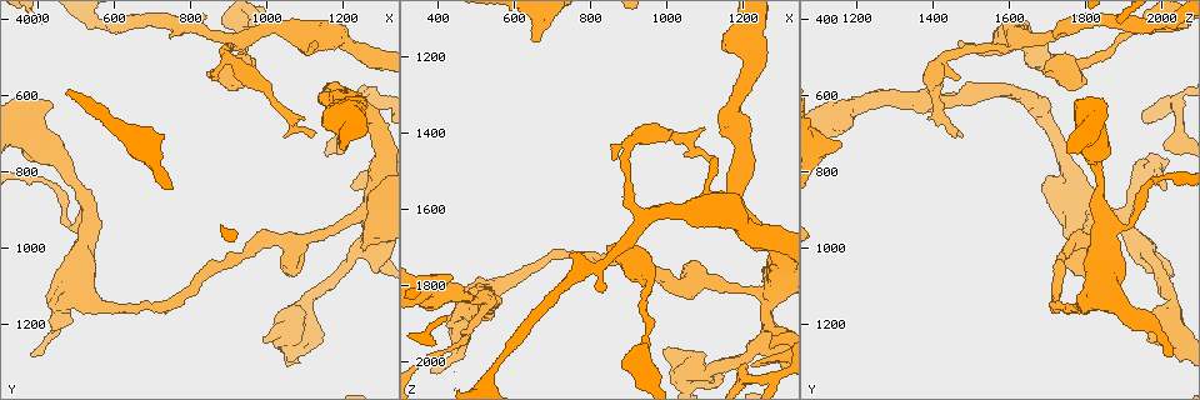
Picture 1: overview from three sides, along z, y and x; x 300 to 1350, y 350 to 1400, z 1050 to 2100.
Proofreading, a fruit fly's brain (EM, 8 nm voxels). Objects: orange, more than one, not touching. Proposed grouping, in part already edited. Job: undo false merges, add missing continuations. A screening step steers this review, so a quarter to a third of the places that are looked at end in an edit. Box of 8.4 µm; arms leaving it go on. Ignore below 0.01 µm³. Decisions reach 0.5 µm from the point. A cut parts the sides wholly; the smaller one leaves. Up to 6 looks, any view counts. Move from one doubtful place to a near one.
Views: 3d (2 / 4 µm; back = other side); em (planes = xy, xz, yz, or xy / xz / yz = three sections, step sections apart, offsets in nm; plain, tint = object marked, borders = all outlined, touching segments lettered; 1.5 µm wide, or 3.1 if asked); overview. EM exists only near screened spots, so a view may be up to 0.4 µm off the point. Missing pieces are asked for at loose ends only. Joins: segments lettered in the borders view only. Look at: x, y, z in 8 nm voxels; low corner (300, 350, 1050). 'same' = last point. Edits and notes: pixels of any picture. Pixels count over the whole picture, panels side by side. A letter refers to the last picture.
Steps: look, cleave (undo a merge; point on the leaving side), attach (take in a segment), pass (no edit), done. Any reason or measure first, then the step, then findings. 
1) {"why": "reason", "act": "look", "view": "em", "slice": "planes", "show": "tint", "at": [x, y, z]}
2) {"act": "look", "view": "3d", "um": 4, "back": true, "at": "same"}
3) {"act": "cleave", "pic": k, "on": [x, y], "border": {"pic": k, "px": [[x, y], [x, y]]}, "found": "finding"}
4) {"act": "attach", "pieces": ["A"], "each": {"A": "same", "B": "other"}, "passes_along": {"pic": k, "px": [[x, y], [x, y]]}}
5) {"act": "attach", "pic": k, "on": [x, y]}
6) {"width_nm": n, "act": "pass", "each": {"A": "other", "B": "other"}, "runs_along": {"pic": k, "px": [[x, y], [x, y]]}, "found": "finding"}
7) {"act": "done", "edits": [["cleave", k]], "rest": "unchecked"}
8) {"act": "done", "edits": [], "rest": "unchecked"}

{"why": "branch stops here", "act": "look", "view": "em", "slice": "planes", "show": "borders", "at": [385, 1285, 2020]}

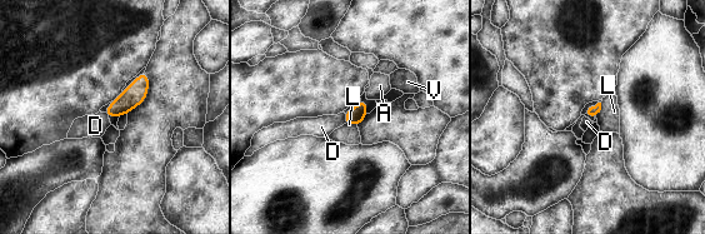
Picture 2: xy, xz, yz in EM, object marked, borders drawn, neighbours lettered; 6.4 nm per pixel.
{"act": "pass", "each": {"A": "other", "D": "other", "L": "other", "V": "other"}, "border": {"pic": 2, "px": [[344, 114], [345, 123]]}, "found": "none of them fits"}

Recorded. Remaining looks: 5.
{"why": "thin end", "act": "look", "view": "3d", "um": 4, "at": [1270, 770, 1965]}

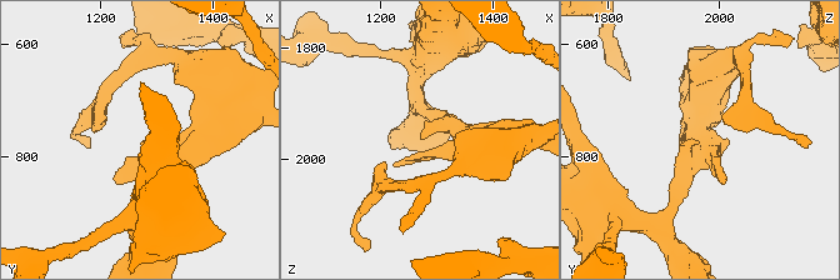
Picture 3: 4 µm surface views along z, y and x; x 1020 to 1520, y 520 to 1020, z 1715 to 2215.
{"why": "shape alone is not enough", "act": "look", "view": "em", "slice": "planes", "show": "borders", "at": [1275, 775, 1965]}

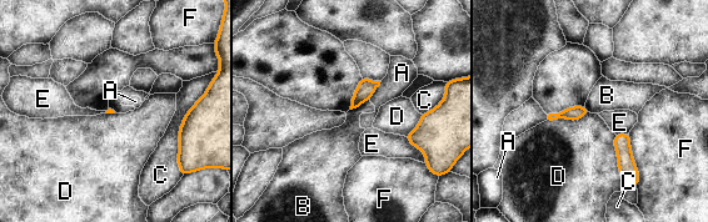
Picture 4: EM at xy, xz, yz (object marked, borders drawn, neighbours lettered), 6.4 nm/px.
{"act": "pass", "each": {"A": "other", "B": "other", "C": "other", "D": "other", "E": "other", "F": "other"}, "border": {"pic": 4, "px": [[614, 135], [617, 167], [624, 186]]}, "found": "no lettered segment goes on from it"}

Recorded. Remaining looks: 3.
{"why": "sudden change in width", "act": "look", "view": "3d", "um": 4, "back": true, "at": [960, 510, 1780]}

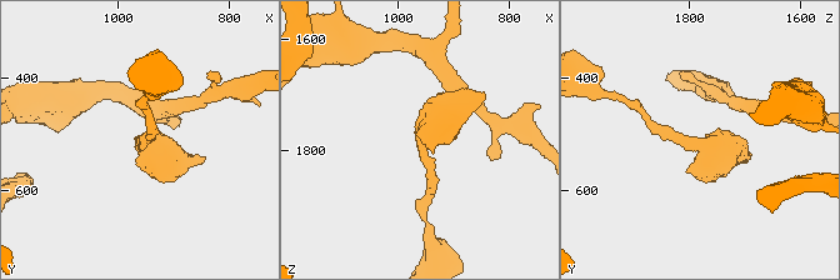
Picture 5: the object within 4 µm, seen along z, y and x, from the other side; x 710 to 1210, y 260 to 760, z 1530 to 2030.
{"act": "look", "view": "em", "slice": "xy", "step": 4, "show": "tint", "at": [960, 515, 1780]}

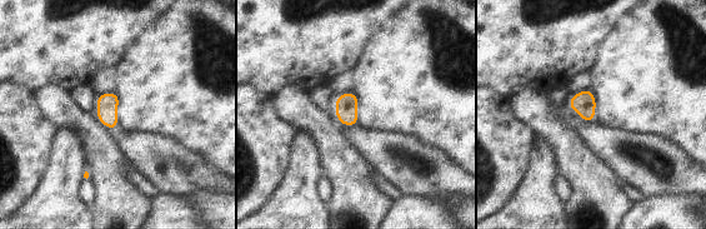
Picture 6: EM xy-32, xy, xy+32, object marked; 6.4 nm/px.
{"why": "another direction", "act": "look", "view": "em", "slice": "planes", "show": "borders", "at": "same"}

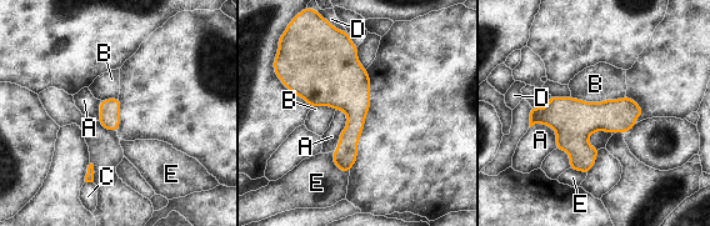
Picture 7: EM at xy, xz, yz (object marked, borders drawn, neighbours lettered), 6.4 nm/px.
{"act": "pass", "each": {"A": "other", "B": "other", "C": "other", "D": "other", "E": "other"}, "runs_along": {"pic": 7, "px": [[639, 111], [533, 120]]}, "found": "continuous, no second neuron"}

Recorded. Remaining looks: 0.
{"act": "done", "edits": [], "rest": "unchecked"}

